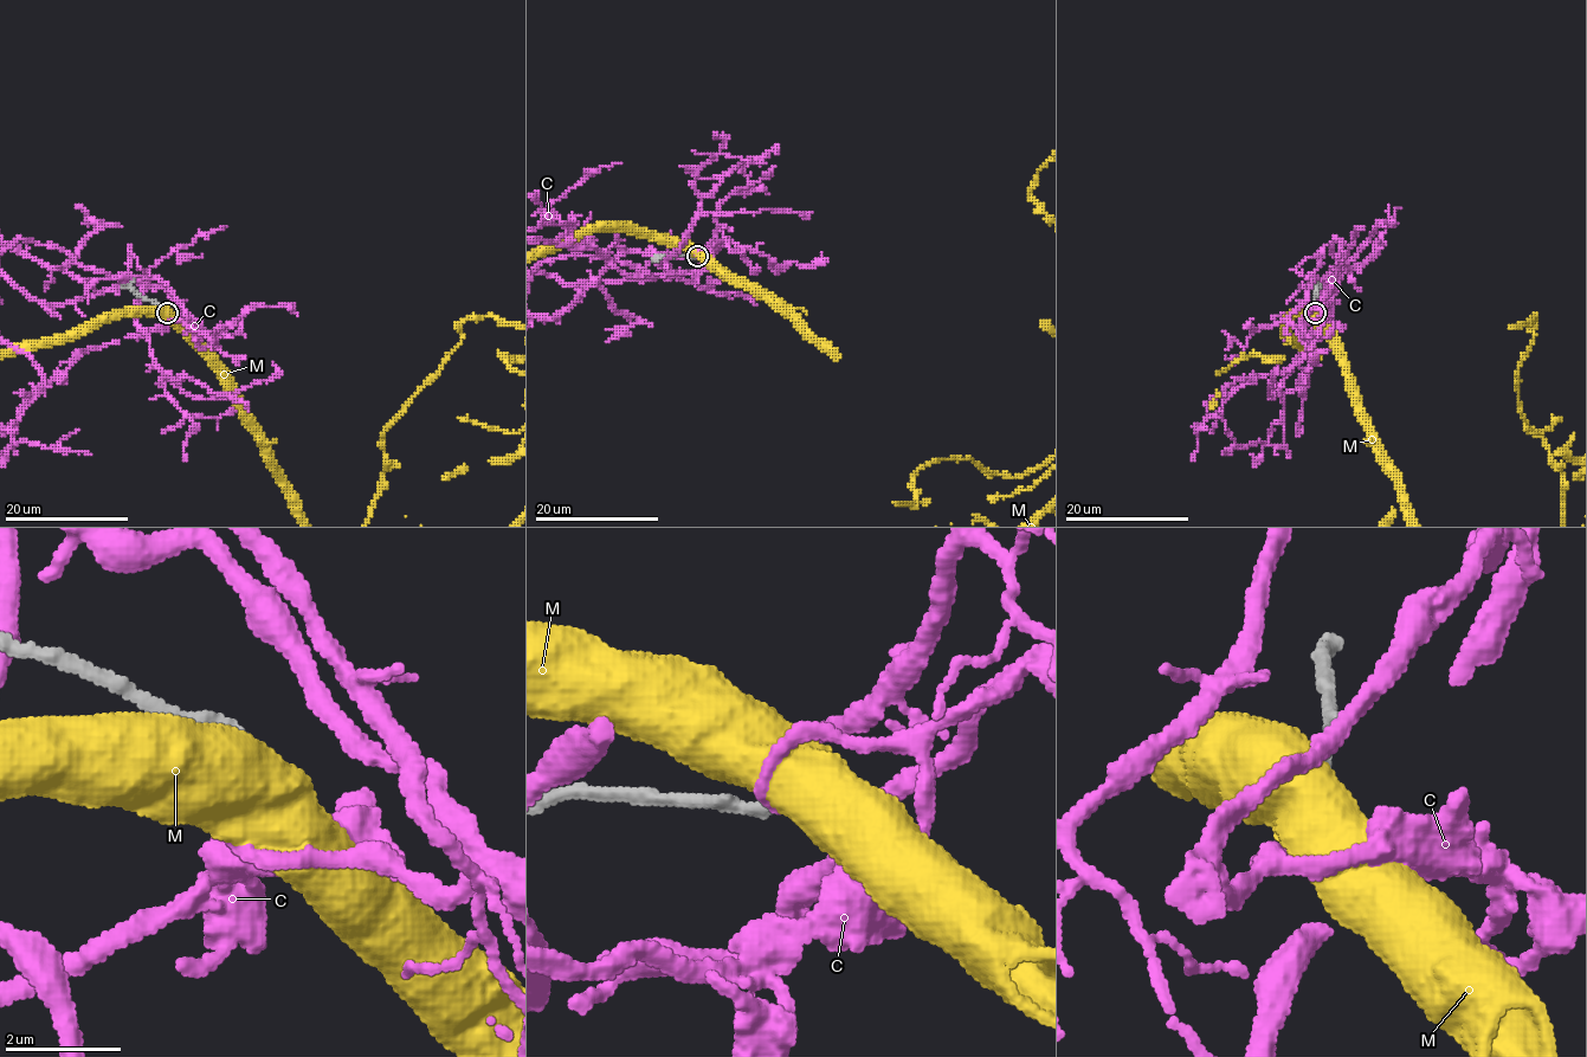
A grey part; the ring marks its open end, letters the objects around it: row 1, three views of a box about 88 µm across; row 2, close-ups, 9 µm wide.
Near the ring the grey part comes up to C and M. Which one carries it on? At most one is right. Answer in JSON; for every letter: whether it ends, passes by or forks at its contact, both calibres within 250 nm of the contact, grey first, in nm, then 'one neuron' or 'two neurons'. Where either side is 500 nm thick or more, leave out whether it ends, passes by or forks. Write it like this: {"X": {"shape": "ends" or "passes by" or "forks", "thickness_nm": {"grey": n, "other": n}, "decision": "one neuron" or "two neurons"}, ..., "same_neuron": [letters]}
{"C": {"shape": "ends", "thickness_nm": {"grey": 260, "other": 220}, "decision": "one neuron"}, "M": {"thickness_nm": {"grey": 280, "other": 750}, "decision": "two neurons"}, "same_neuron": ["C"]}

